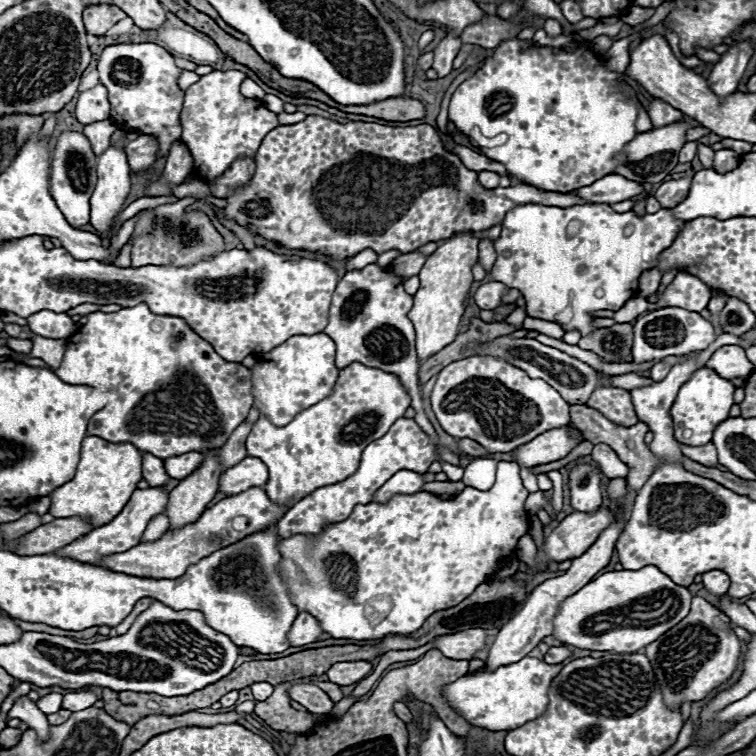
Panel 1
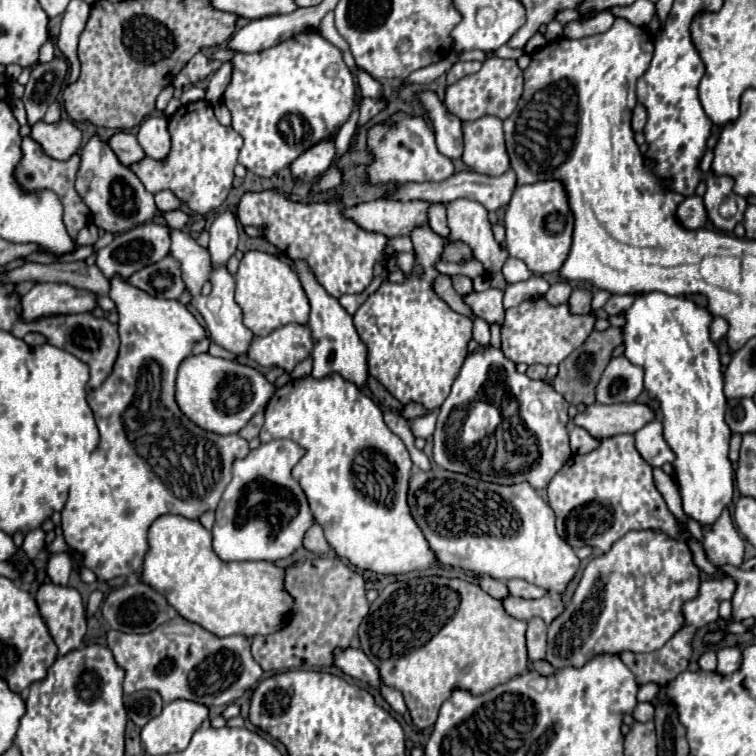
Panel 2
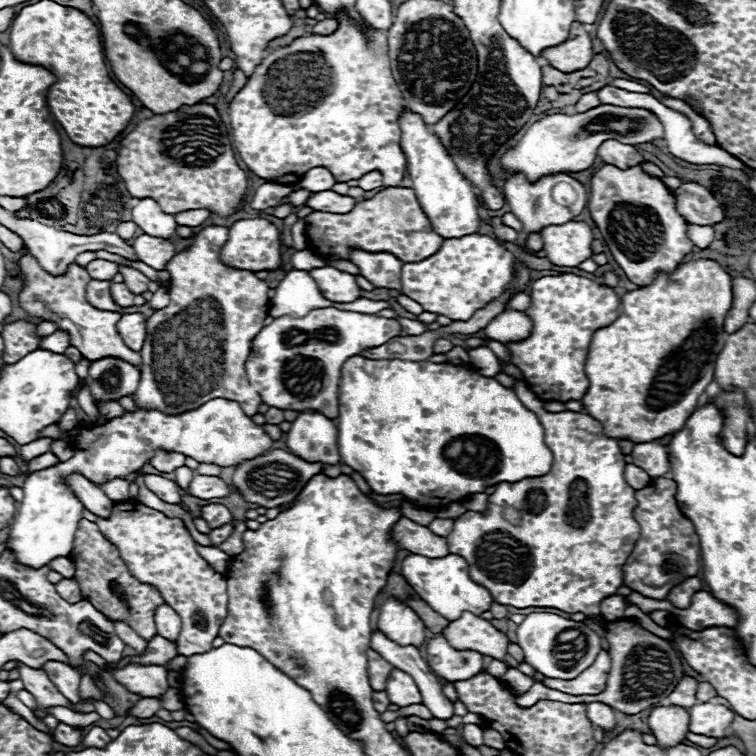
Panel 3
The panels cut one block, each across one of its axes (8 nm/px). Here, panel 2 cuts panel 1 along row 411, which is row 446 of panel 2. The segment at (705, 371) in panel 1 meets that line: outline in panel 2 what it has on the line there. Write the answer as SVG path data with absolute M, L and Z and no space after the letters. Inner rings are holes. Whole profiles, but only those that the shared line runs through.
M648 292L636 296L634 304L626 310L626 324L624 324L624 344L626 356L632 364L644 366L644 388L652 398L660 402L662 410L662 424L664 424L664 438L668 446L674 450L674 480L678 484L682 496L684 514L696 520L700 526L712 526L722 514L724 508L730 506L734 496L734 470L728 458L730 436L728 424L724 422L726 410L726 396L722 392L722 366L716 344L710 340L708 328L712 322L712 314L686 300L684 296L668 296L662 292Z

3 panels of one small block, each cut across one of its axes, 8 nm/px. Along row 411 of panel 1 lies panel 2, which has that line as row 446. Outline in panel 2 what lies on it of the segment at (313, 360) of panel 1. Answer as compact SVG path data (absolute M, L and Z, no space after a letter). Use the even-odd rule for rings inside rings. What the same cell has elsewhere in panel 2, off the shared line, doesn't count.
M272 440L266 444L260 444L258 448L250 450L246 458L238 458L232 464L232 480L226 486L220 504L216 508L216 524L212 528L214 536L214 552L226 560L226 562L242 562L242 560L282 560L292 556L298 548L302 548L304 534L314 524L312 510L308 506L308 500L304 498L304 490L300 484L292 478L292 466L300 462L304 456L304 450L296 446L292 440Z

